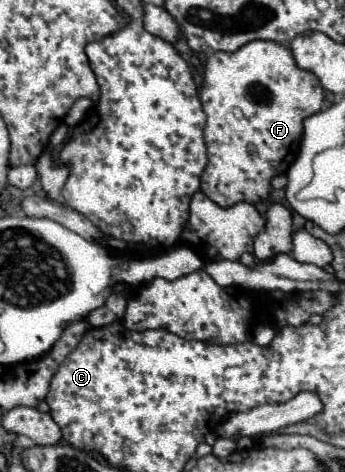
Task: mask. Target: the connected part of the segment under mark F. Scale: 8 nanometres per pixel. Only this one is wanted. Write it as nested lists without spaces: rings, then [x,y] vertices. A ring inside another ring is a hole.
[[[251,41],[235,53],[215,51],[213,55],[209,55],[199,99],[207,115],[203,139],[209,157],[207,169],[201,175],[201,193],[205,193],[213,203],[227,209],[229,205],[237,205],[241,201],[255,205],[269,199],[271,179],[285,173],[297,157],[303,119],[321,109],[325,95],[319,79],[295,65],[289,47],[273,41]]]

